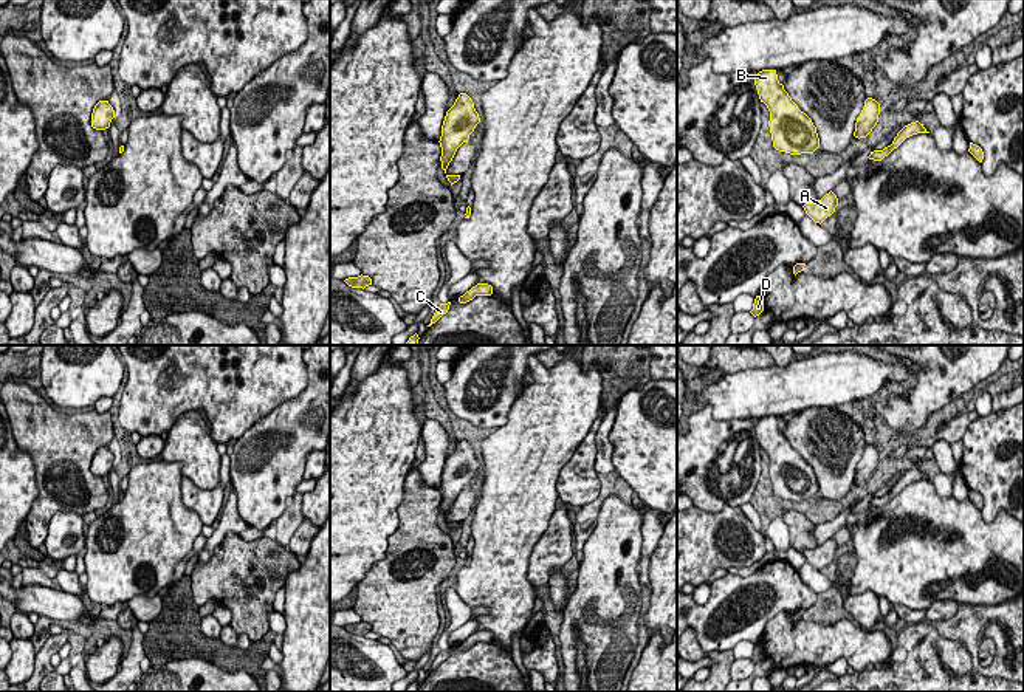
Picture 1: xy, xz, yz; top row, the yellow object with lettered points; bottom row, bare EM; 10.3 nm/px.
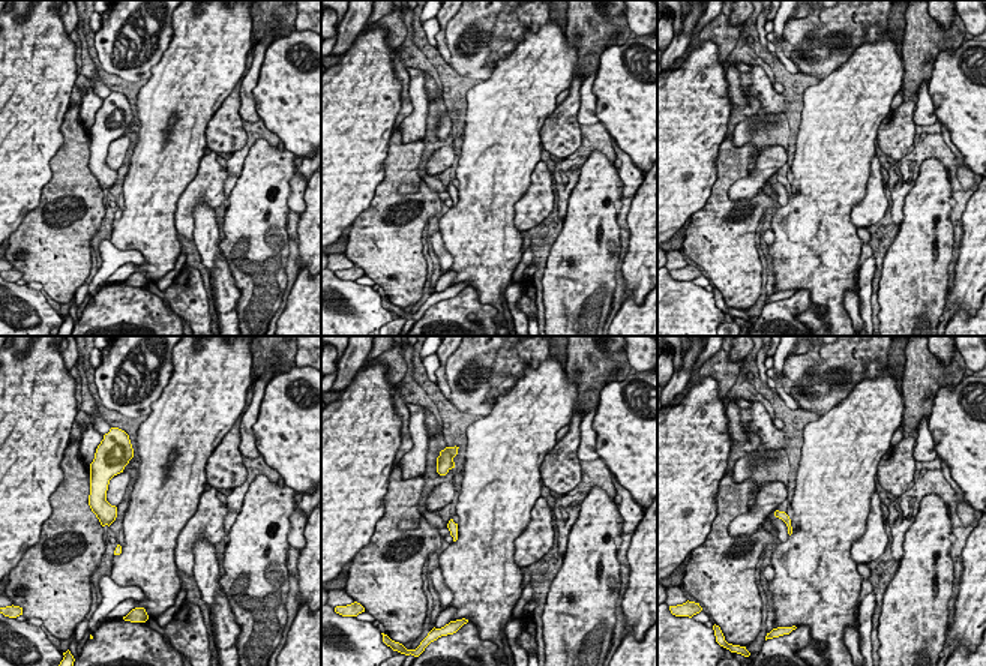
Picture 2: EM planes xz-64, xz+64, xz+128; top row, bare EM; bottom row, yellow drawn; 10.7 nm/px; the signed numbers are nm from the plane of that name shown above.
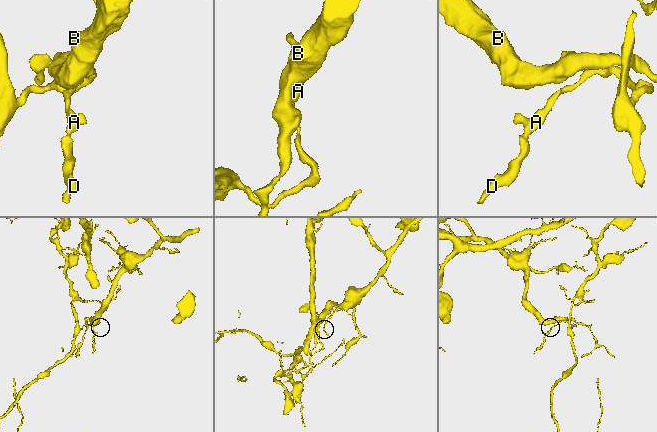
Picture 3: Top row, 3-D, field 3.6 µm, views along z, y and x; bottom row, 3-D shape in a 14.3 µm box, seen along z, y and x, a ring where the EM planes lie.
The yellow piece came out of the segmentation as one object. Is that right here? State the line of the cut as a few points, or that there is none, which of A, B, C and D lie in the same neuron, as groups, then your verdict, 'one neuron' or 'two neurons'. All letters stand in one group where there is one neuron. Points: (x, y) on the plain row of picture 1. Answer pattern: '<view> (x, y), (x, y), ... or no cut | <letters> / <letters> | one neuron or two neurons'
yz (889, 493), (891, 497) | A B D / C | two neurons

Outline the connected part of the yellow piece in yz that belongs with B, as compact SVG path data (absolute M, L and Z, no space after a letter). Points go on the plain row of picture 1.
M776 416L759 418L754 423L754 432L761 449L770 458L773 494L790 502L813 500L820 494L816 474L784 437Z

